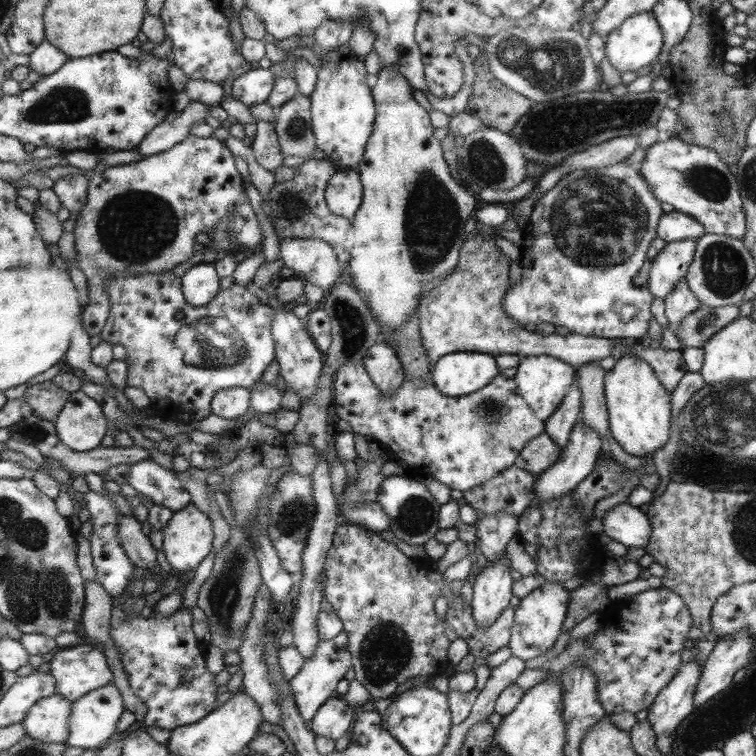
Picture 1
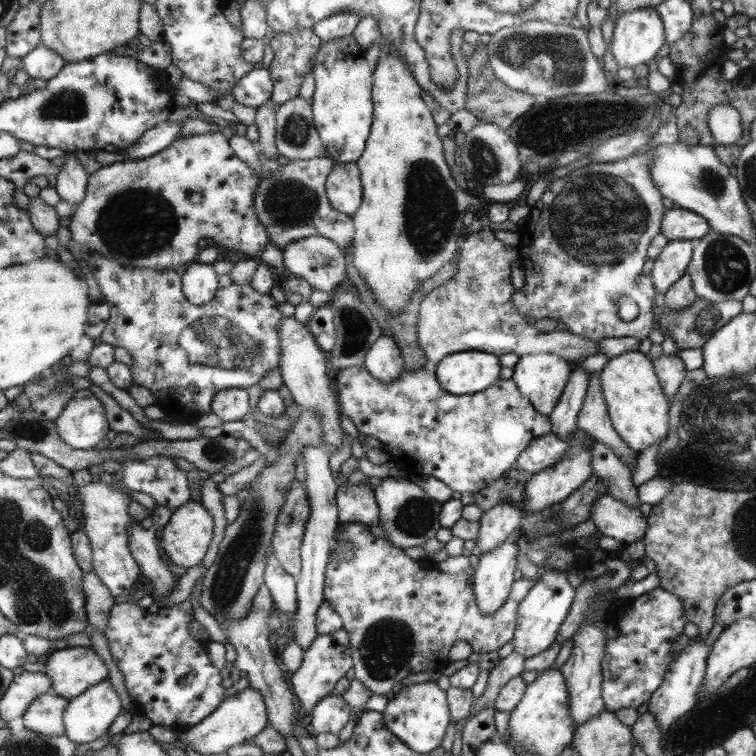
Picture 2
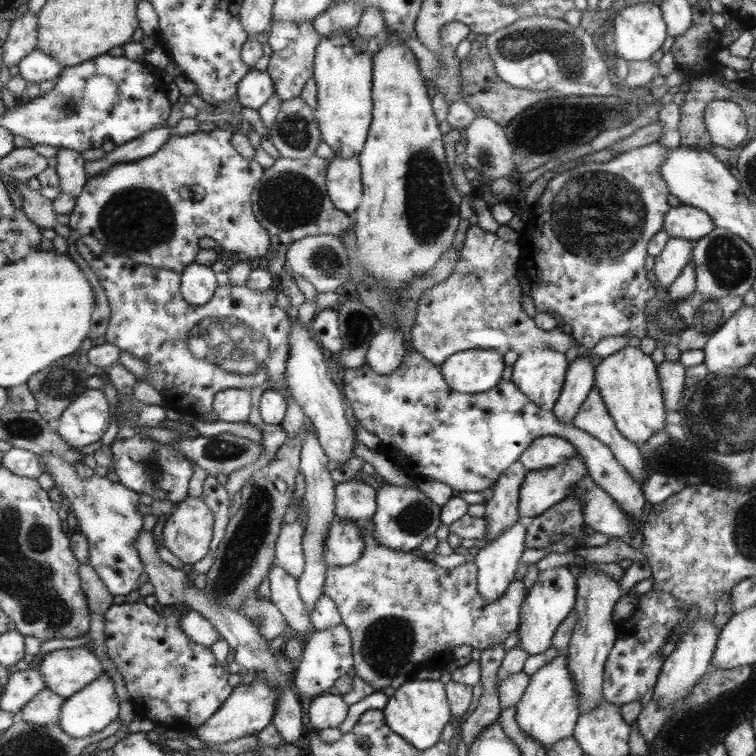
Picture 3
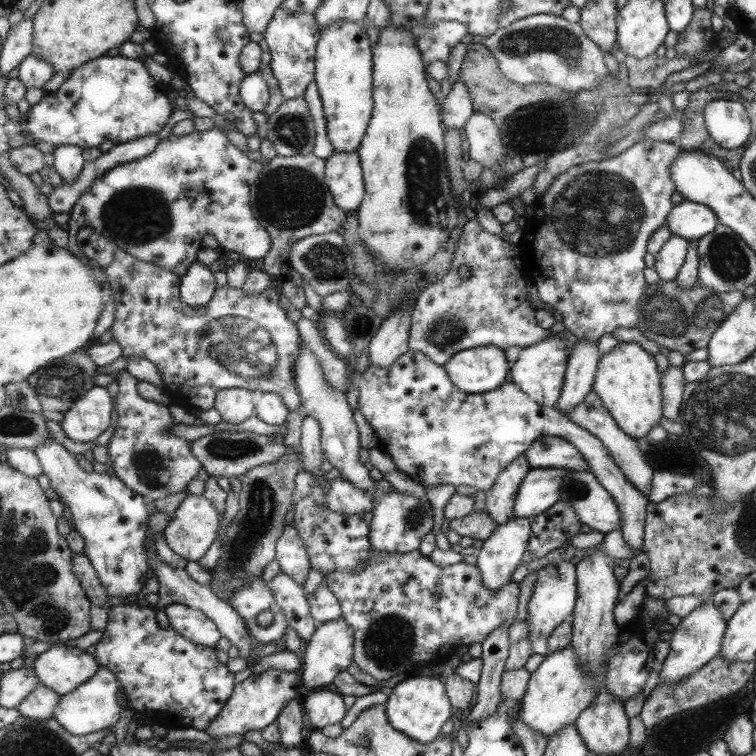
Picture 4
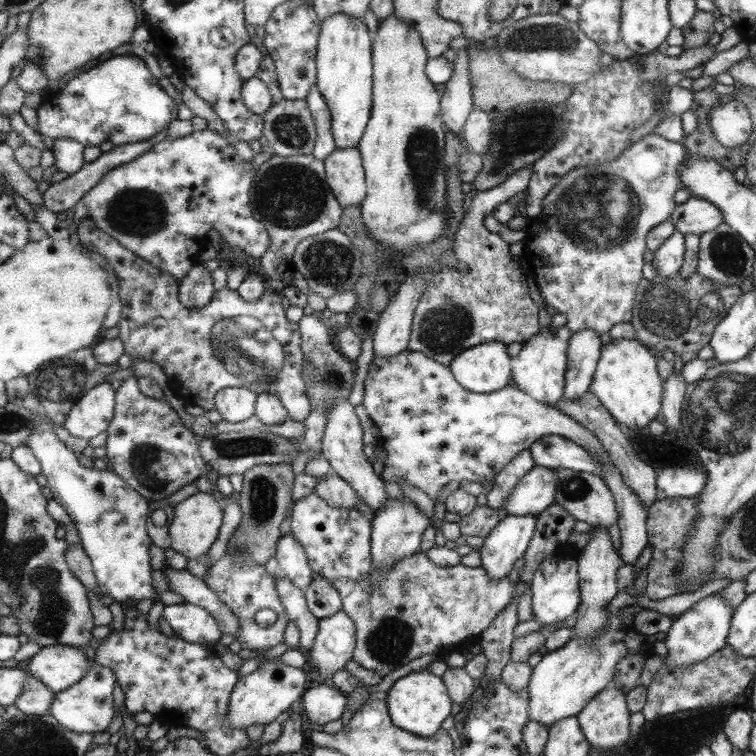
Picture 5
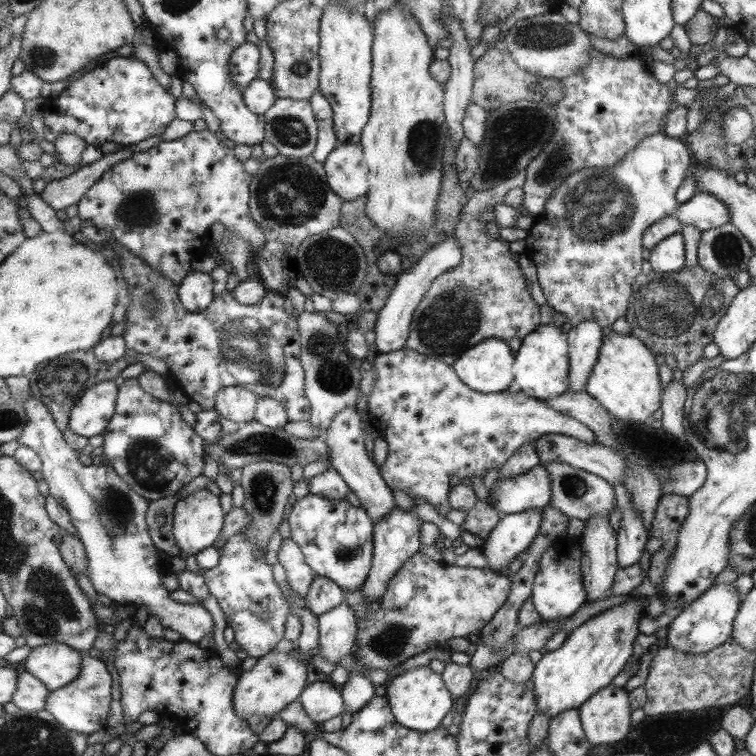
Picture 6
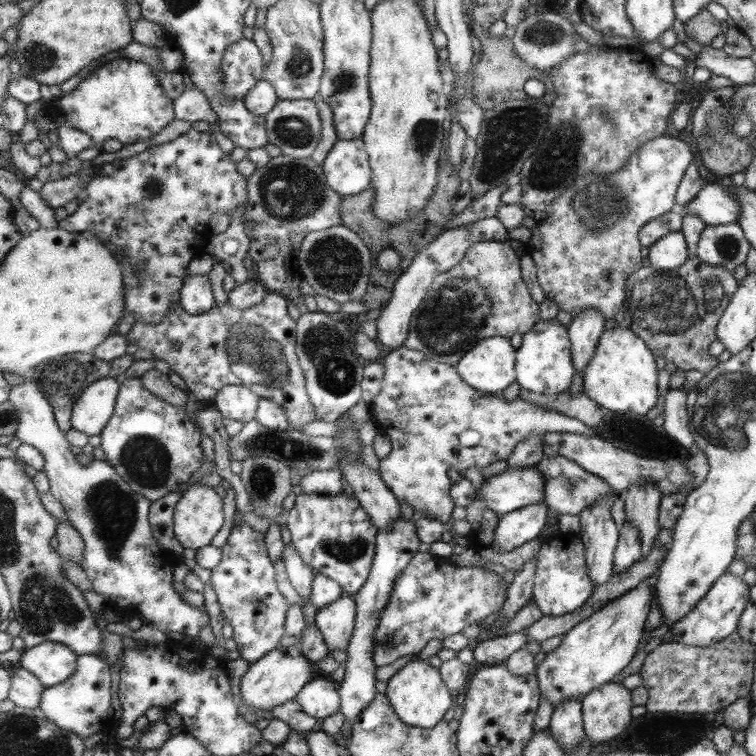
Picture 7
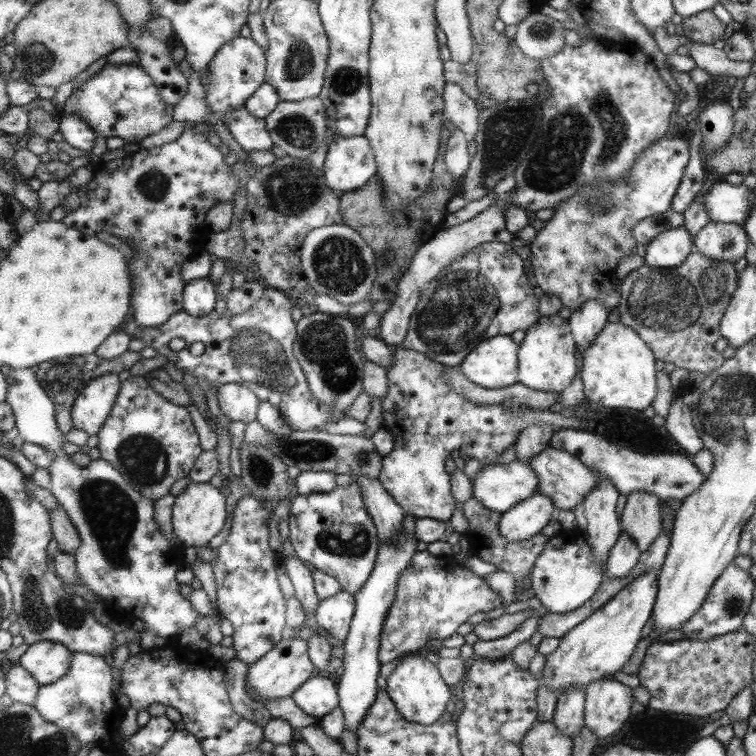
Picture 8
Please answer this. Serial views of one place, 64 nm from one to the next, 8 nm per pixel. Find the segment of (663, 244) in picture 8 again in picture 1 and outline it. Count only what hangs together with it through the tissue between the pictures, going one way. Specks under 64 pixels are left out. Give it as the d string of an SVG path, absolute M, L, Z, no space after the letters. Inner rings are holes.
M694 238L670 242L652 260L652 270L647 281L652 296L664 299L676 289L676 285L686 280L698 248L696 242Z

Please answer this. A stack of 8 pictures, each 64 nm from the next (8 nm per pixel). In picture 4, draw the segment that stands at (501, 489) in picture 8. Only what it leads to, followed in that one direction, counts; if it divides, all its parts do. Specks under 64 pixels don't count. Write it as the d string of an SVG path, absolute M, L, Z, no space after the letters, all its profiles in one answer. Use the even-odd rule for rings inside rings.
M532 468L518 488L514 512L517 518L534 518L542 515L548 508L554 507L560 502L560 488L563 486L565 474L572 471L563 468Z

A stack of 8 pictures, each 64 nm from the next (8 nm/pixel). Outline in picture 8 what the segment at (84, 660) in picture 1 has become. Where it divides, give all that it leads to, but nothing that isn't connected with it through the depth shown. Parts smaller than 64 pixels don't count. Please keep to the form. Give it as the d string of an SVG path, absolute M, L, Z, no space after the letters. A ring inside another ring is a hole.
M41 640L31 644L20 661L41 685L46 686L67 675L72 658L72 651L67 645Z

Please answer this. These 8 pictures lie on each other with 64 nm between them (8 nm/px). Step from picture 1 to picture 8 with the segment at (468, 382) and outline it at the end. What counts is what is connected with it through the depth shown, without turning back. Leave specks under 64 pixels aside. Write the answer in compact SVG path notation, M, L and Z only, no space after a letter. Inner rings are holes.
M511 336L486 337L459 370L482 388L506 388L519 382L518 353L519 346Z

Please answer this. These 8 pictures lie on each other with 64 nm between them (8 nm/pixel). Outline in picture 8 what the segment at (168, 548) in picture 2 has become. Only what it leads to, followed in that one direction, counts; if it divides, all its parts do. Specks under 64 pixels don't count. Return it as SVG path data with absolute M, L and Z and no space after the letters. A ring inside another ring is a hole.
M191 482L183 494L176 497L173 506L173 528L178 542L183 546L206 547L208 542L224 528L226 520L226 500L220 490L210 483Z

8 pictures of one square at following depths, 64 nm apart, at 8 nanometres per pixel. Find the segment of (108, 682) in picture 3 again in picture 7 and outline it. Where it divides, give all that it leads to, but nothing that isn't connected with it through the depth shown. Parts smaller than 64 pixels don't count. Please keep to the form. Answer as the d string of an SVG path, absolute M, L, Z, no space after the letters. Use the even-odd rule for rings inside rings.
M77 655L77 667L75 674L56 687L44 688L40 699L40 710L46 714L46 718L59 728L78 734L86 740L98 732L105 732L107 743L114 743L119 728L118 720L108 722L110 712L110 668L100 660L98 655Z

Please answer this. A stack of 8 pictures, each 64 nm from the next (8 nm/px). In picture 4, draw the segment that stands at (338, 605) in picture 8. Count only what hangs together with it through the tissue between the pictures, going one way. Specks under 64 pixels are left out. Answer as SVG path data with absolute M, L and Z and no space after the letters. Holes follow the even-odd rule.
M342 617L332 622L318 623L314 634L304 645L300 658L301 667L298 673L301 686L310 690L310 693L319 689L330 688L336 676L341 672L347 671L348 666L352 664L353 630Z

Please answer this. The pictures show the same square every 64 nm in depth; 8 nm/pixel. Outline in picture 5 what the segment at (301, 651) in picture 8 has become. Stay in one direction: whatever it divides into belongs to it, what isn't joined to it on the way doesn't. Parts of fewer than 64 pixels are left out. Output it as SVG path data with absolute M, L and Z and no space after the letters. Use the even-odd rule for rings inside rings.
M272 658L255 671L242 677L231 694L226 725L232 729L244 729L253 725L268 725L279 719L283 713L300 702L306 688L306 671L302 668L285 665Z

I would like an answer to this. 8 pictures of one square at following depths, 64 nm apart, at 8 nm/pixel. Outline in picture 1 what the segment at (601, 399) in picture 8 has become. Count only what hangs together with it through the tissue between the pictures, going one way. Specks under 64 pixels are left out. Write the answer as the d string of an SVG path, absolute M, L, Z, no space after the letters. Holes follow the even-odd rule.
M630 355L622 356L614 368L606 371L605 399L609 418L609 432L630 456L653 456L670 440L672 404L662 381L647 362Z

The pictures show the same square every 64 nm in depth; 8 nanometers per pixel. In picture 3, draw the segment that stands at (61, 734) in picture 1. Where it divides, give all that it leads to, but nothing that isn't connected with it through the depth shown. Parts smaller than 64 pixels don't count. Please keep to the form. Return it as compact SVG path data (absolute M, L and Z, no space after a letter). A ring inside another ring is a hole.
M48 688L36 694L28 703L21 718L38 727L54 727L60 724L60 709L63 708L64 698Z

